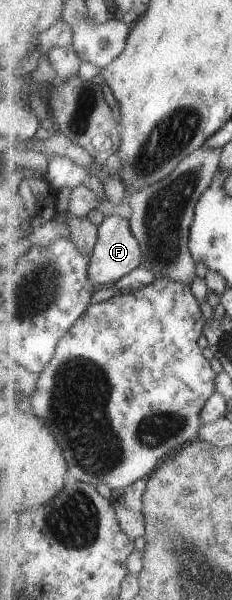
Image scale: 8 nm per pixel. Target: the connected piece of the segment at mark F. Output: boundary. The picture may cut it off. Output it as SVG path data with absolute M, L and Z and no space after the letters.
M106 214L98 226L97 241L94 245L91 263L88 269L90 280L95 286L114 286L123 276L141 266L143 252L138 239L131 231L129 220L119 215Z

